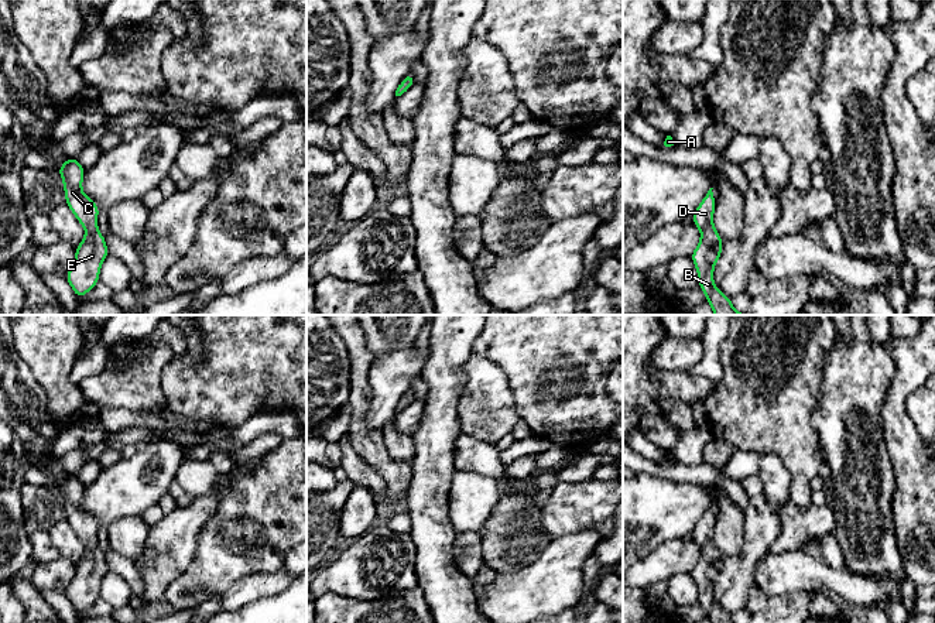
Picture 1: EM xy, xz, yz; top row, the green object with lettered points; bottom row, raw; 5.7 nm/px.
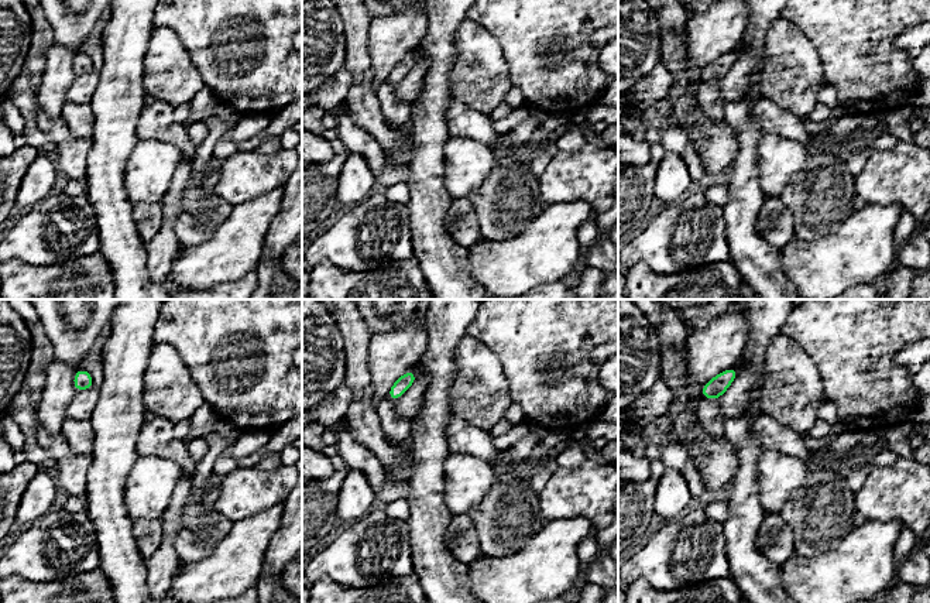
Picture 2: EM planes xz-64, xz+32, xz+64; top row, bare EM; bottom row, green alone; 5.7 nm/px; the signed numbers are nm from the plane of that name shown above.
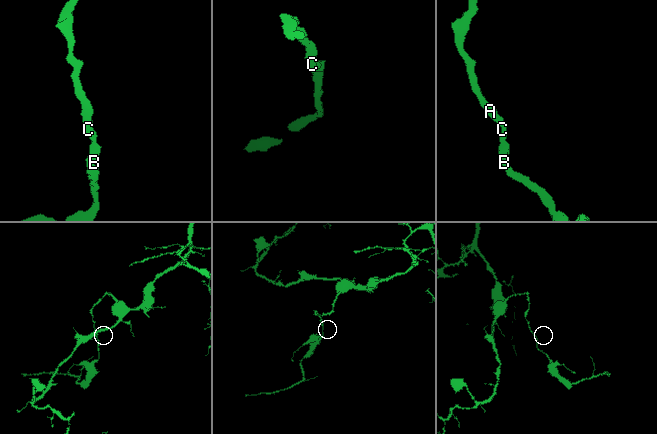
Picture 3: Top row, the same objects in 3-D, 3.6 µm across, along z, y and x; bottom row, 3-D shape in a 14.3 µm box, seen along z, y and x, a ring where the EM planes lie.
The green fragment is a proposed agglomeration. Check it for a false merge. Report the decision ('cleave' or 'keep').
keep

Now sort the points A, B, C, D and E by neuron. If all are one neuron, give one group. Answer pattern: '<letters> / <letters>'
A B C D E

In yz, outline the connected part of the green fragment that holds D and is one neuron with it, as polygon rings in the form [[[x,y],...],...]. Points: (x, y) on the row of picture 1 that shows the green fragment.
[[[708,191],[702,202],[693,212],[693,225],[702,232],[701,240],[689,256],[698,271],[698,285],[706,295],[715,315],[747,315],[737,312],[732,305],[732,298],[722,294],[713,283],[713,268],[723,250],[723,240],[713,226],[713,212],[716,198]]]

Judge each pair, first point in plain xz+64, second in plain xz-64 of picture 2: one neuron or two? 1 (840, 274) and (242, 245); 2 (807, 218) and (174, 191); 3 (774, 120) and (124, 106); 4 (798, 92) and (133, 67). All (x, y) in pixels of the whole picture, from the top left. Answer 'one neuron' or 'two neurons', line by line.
1: one neuron
2: two neurons
3: two neurons
4: two neurons

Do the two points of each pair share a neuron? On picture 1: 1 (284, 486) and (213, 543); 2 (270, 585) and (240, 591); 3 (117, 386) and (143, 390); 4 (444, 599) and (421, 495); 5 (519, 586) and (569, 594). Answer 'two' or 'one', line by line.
1: one
2: one
3: one
4: one
5: one

